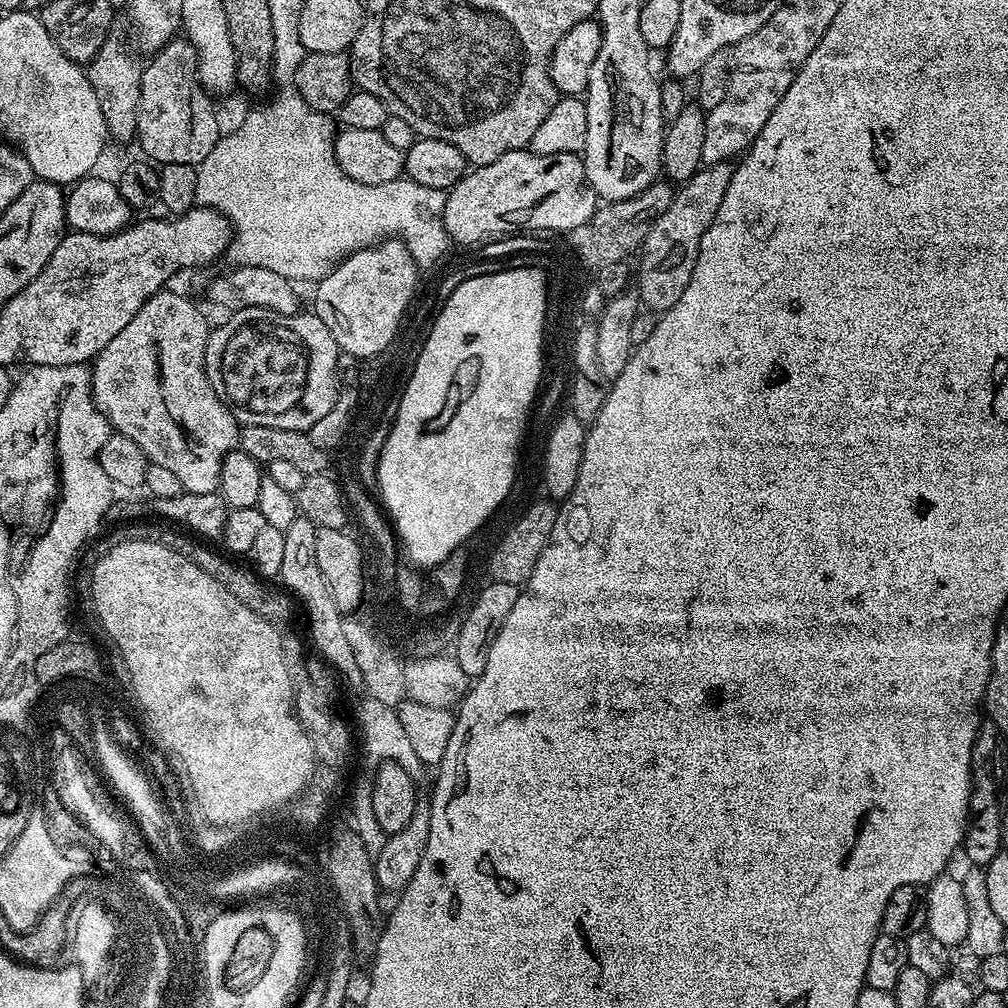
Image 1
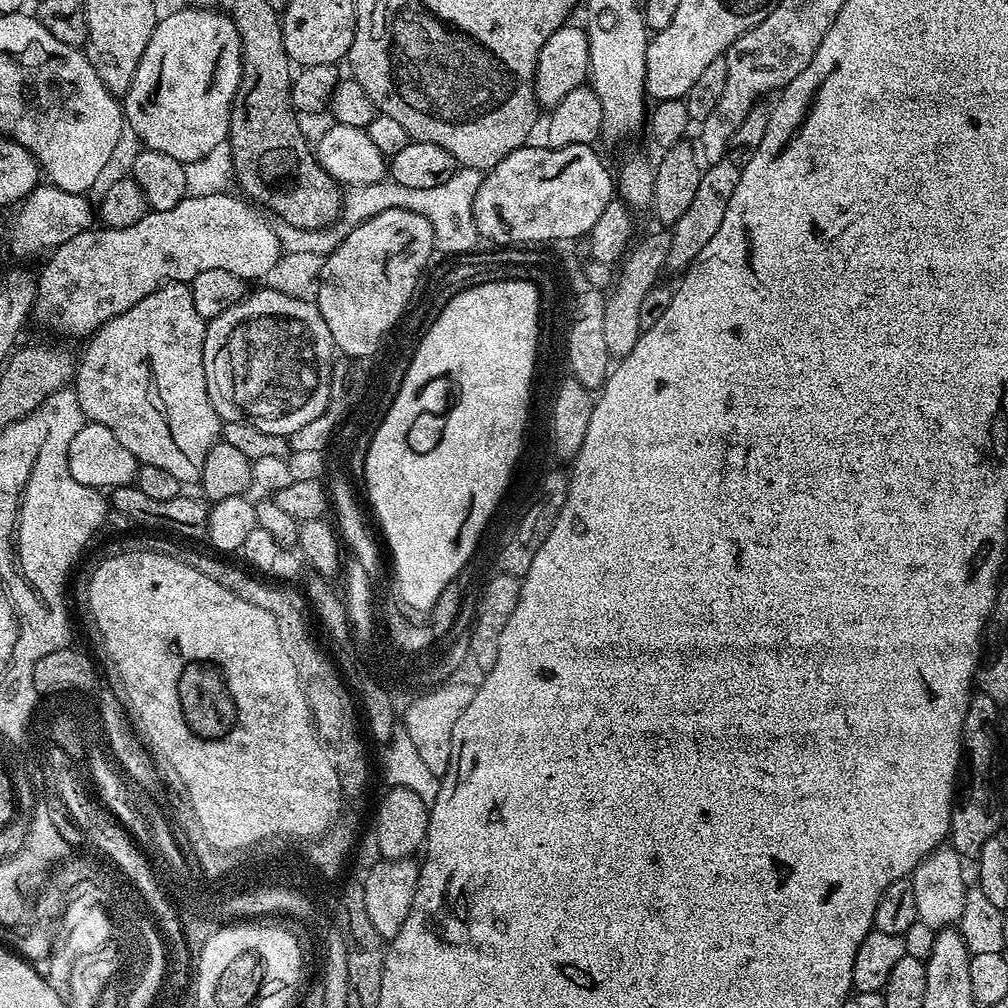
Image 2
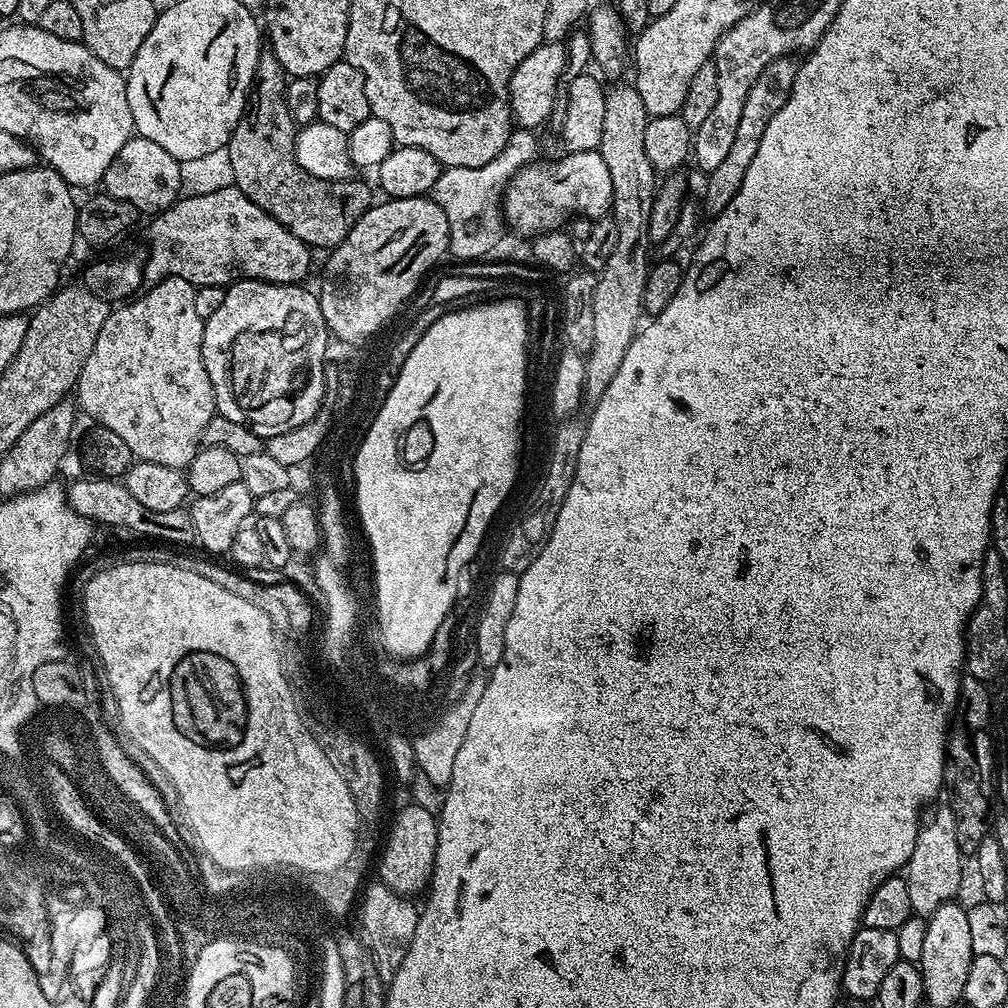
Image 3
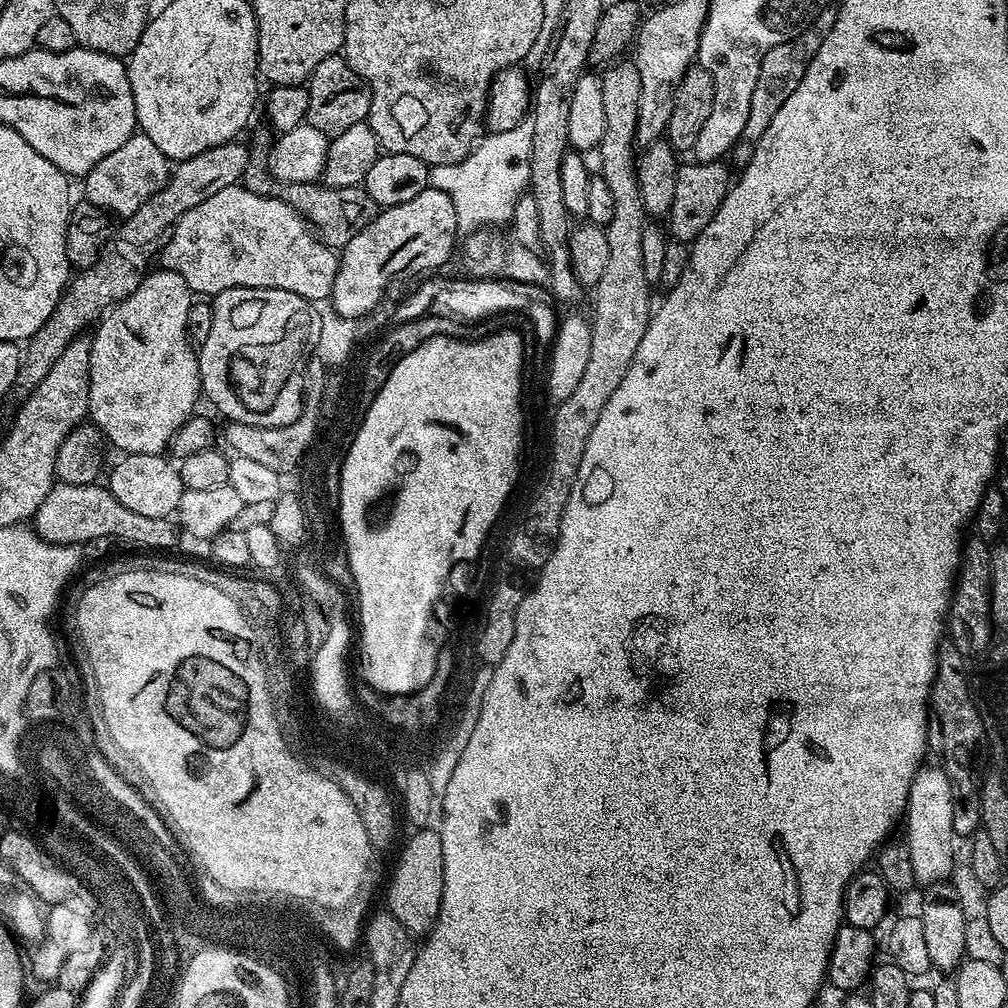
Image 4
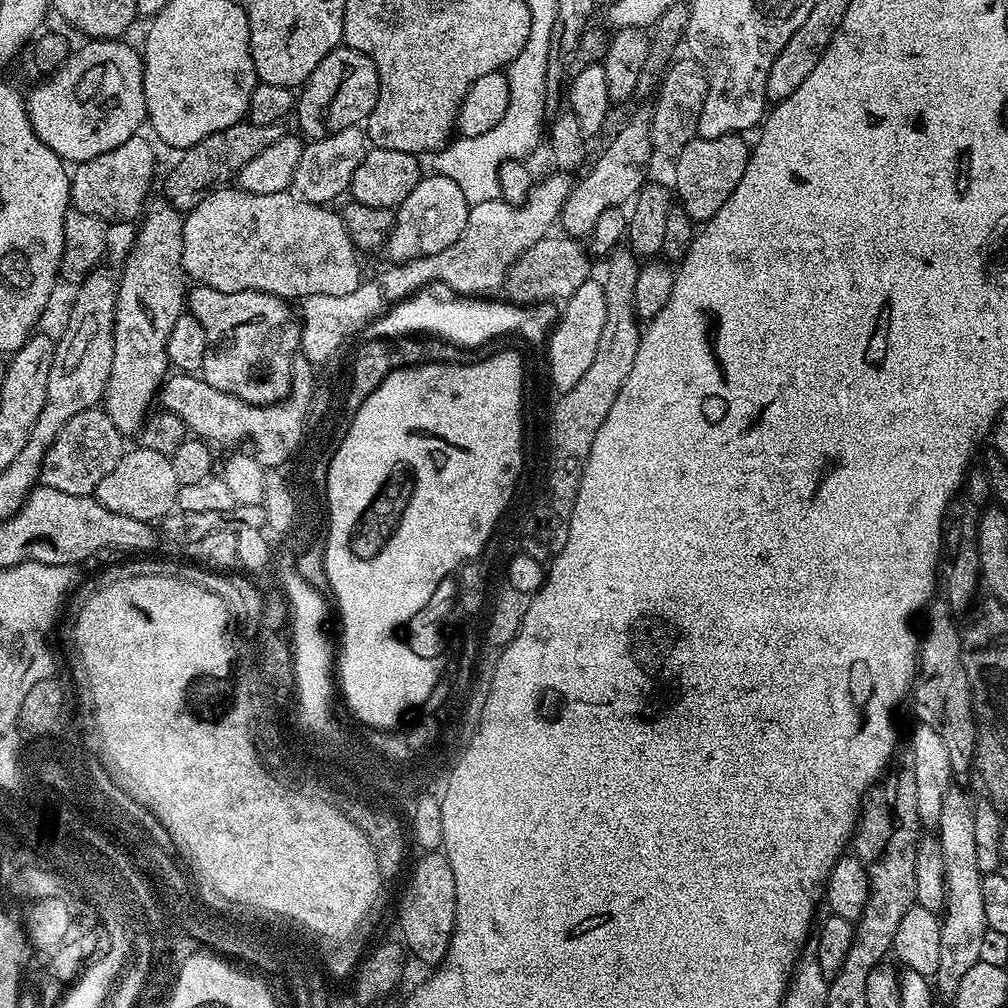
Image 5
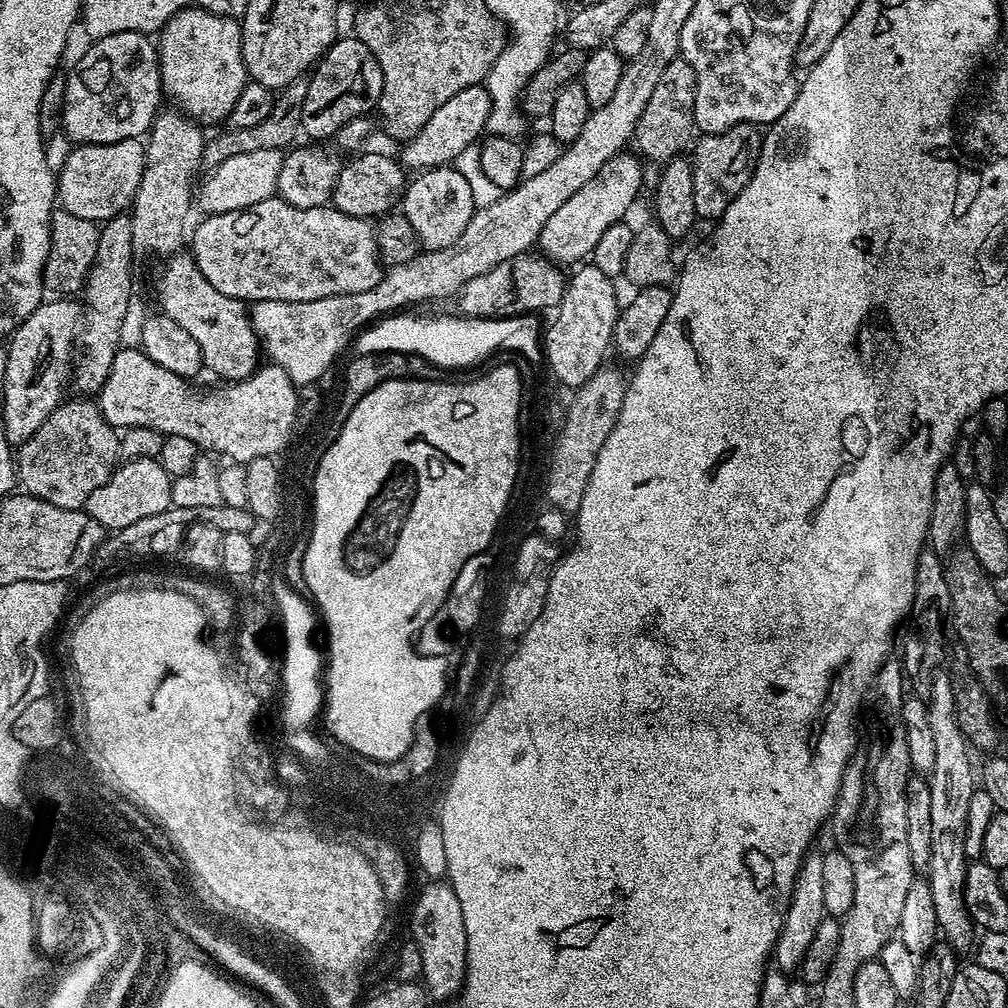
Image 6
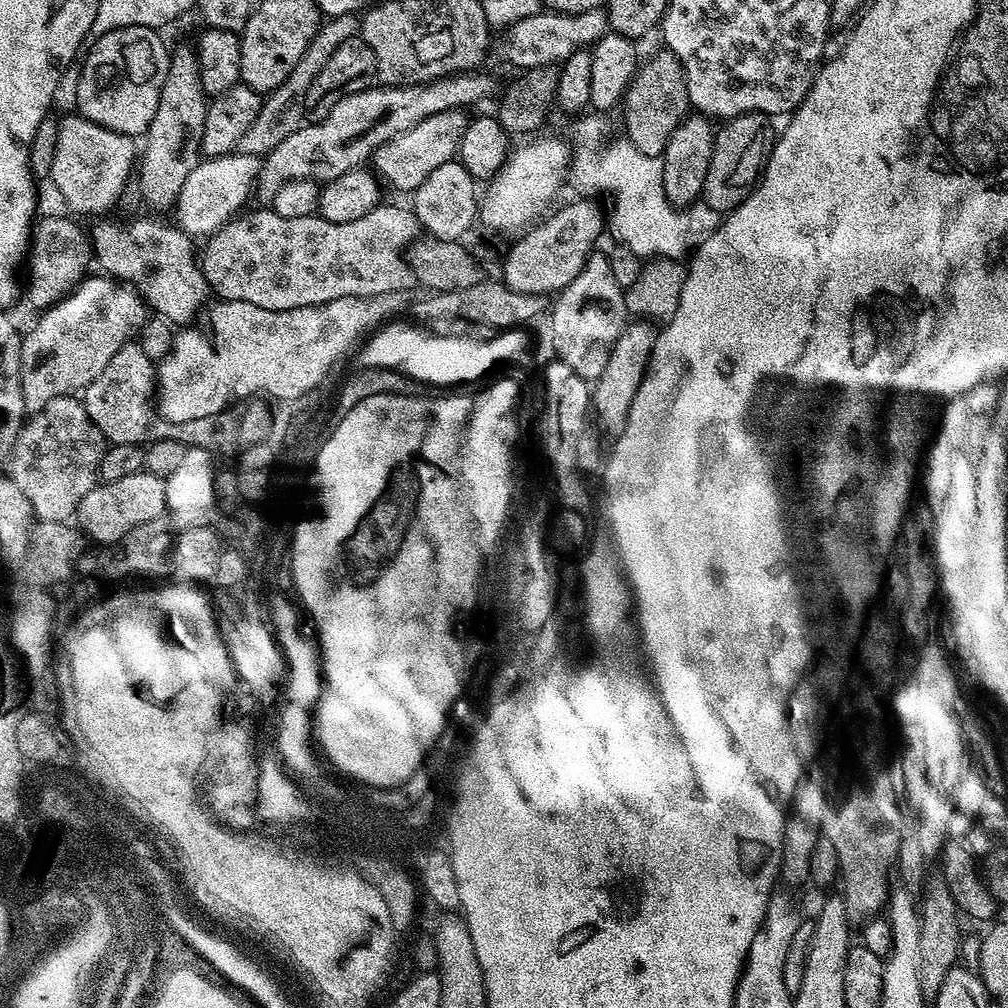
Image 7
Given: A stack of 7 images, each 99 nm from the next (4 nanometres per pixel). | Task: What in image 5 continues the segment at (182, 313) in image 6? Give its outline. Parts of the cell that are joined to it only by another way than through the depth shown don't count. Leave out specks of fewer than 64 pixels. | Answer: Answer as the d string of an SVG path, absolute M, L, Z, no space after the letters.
M196 286L187 293L186 308L205 328L210 354L204 360L202 379L247 404L277 404L292 389L292 360L300 352L300 321L289 301L273 292L219 292Z

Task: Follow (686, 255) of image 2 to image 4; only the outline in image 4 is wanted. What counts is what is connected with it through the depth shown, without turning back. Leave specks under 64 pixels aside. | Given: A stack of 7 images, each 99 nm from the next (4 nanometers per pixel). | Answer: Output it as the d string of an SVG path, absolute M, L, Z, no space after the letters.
M832 6L824 8L816 15L816 20L812 23L811 28L790 38L790 42L782 42L778 46L774 46L764 55L762 66L758 70L758 82L754 82L754 94L750 97L750 115L746 118L743 139L730 153L733 165L736 163L737 166L743 166L750 162L756 149L753 142L760 140L762 134L766 134L766 129L770 126L774 114L778 114L778 110L782 110L782 105L786 103L786 98L790 98L790 94L794 94L794 90L798 90L798 82L802 82L802 74L806 74L806 66L810 66L814 54L818 54L818 46L822 46L824 35L832 29L835 21L836 8Z

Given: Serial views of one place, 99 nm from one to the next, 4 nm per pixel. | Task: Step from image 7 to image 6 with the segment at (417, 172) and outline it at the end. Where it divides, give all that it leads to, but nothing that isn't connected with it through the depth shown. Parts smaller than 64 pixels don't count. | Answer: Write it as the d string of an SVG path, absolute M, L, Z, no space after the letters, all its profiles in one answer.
M484 84L466 86L466 90L458 90L454 98L442 102L434 114L430 114L430 122L418 130L413 140L403 145L402 163L405 169L427 170L451 165L462 154L462 150L473 147L485 135L490 118L492 99Z

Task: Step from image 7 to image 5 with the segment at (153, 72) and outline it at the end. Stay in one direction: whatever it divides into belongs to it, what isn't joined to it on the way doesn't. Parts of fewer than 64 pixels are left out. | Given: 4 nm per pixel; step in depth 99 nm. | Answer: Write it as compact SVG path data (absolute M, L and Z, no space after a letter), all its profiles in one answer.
M89 39L88 44L84 44L80 49L73 51L68 57L68 61L61 66L57 72L51 73L44 81L37 86L31 93L26 96L28 106L28 117L32 123L34 134L38 134L38 138L42 138L42 142L46 142L46 146L50 146L50 150L54 150L54 154L58 154L60 159L65 162L83 162L98 158L98 154L106 154L106 150L114 150L114 146L122 146L122 142L126 142L131 136L137 135L141 131L140 127L145 127L148 111L146 110L146 90L144 89L144 57L139 51L136 52L128 44L123 44L123 39L114 40L94 40Z

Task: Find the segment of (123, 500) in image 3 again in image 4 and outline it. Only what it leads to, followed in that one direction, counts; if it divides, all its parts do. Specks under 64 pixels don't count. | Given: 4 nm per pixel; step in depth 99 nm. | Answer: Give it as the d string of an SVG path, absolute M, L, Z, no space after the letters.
M57 482L53 484L50 494L46 494L46 502L36 511L34 527L44 539L52 544L74 544L85 546L91 540L108 540L113 536L116 540L125 540L128 544L137 544L140 550L164 550L160 548L172 548L176 544L176 532L178 528L171 519L145 518L142 514L134 514L134 510L122 506L118 498L103 483L95 482L84 485L72 485Z

